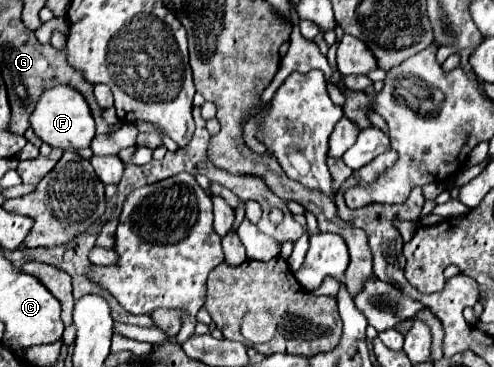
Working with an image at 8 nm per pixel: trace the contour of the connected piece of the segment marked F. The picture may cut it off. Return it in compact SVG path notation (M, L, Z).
M65 84L47 88L41 94L29 122L35 134L51 148L61 148L61 150L87 148L95 136L95 122L93 122L93 116L85 98L75 88L69 88Z

